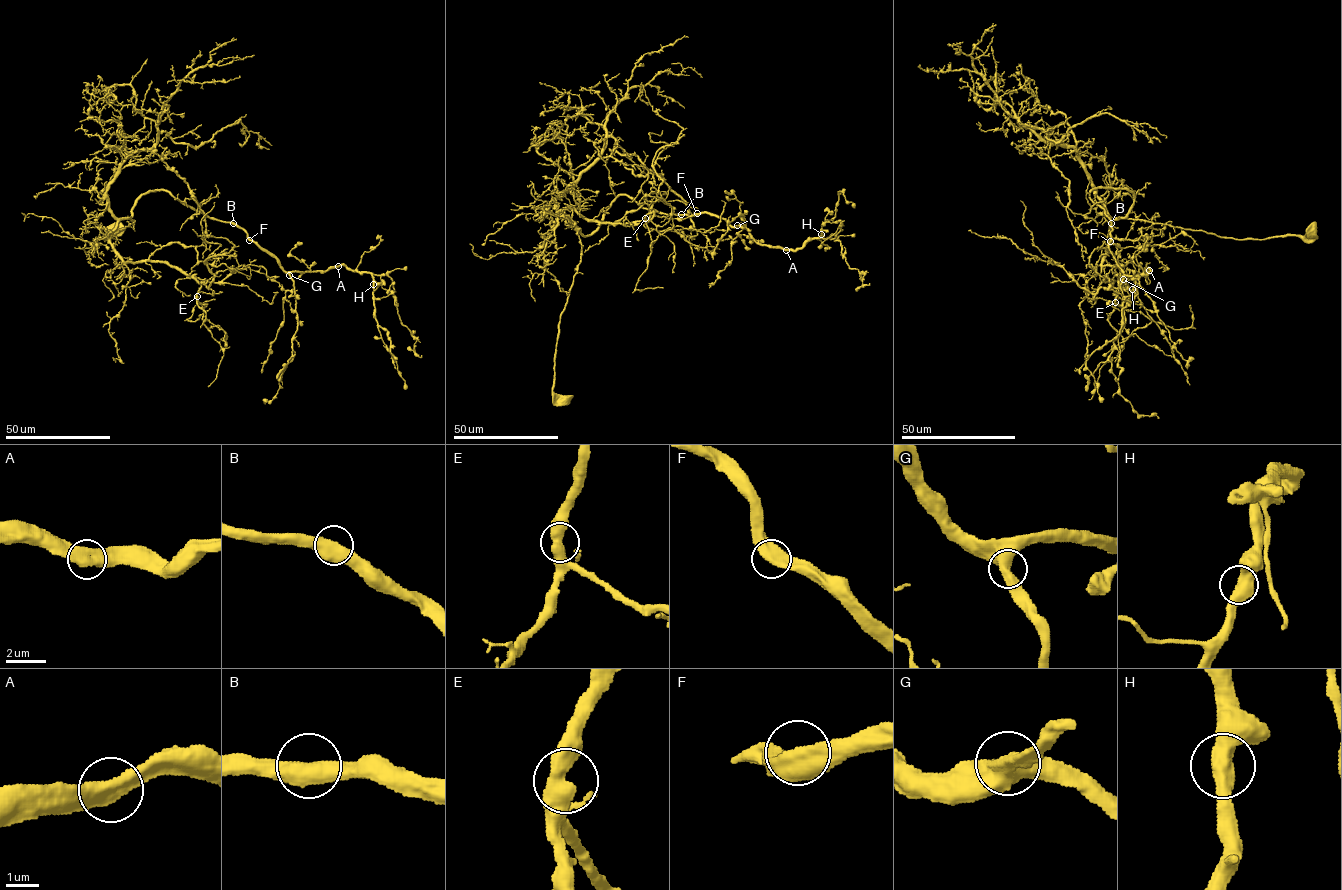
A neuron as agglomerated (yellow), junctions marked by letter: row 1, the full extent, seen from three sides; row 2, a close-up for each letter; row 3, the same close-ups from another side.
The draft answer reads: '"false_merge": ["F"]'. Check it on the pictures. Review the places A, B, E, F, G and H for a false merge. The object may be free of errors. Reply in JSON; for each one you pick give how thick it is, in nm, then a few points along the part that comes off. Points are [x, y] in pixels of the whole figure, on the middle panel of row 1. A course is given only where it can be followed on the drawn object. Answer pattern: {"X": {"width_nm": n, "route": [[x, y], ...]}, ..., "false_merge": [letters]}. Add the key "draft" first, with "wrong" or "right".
{"draft": "wrong", "false_merge": []}

